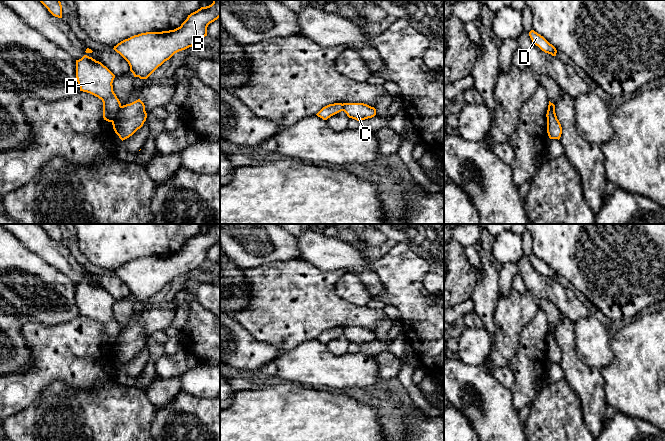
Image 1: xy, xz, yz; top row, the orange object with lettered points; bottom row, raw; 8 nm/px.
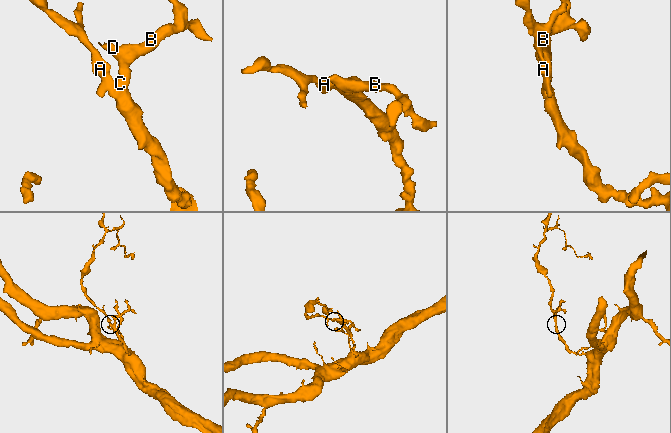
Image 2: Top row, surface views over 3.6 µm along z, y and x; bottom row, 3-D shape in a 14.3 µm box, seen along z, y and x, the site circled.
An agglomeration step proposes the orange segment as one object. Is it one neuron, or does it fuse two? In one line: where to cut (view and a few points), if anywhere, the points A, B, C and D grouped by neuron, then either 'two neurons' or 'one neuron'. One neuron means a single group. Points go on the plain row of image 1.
cut xy (121, 330), (112, 346); groups A / B C D; two neurons

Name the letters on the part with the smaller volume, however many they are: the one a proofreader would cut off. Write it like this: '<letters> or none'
A

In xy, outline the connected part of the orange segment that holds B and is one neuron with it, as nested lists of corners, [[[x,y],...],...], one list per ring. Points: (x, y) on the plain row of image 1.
[[[220,224],[188,239],[180,251],[162,256],[134,259],[114,270],[129,288],[134,301],[147,303],[175,277],[199,267],[207,260],[207,251],[220,241]]]

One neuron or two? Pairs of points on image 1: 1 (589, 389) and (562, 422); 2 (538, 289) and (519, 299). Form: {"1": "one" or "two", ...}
{"1": "two", "2": "two"}

